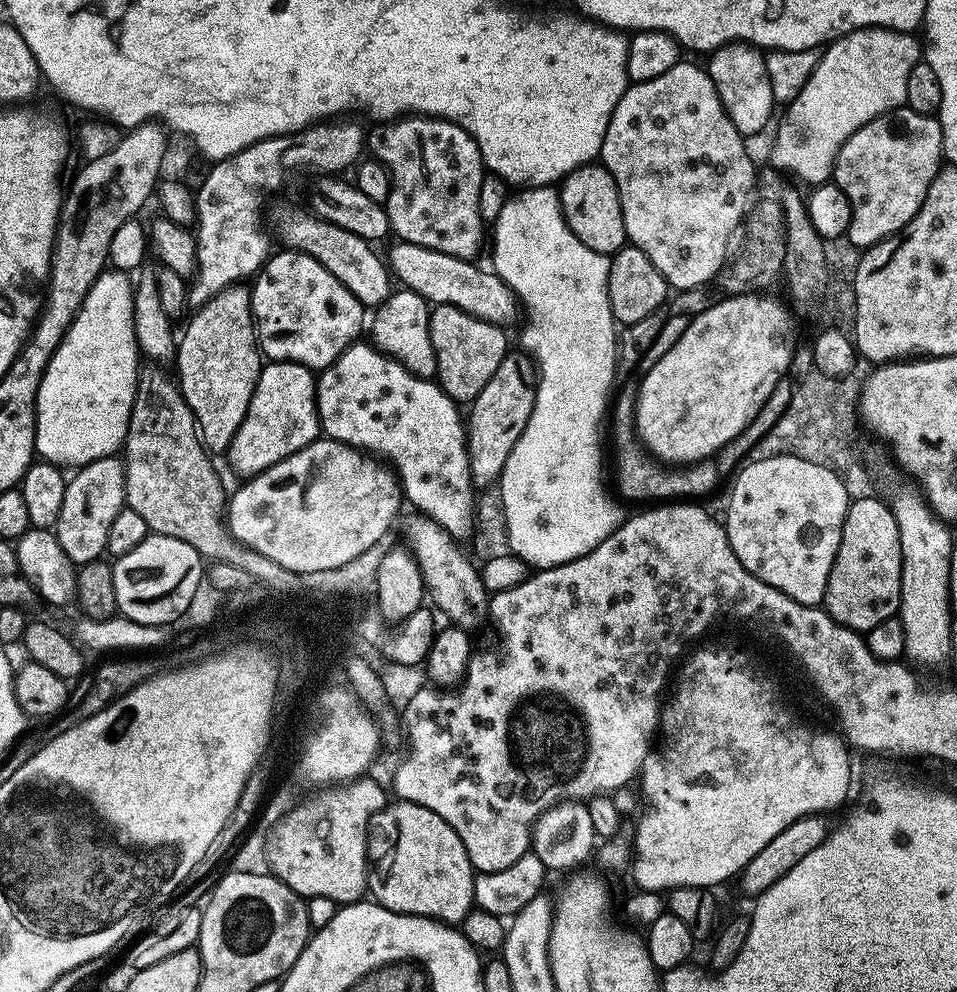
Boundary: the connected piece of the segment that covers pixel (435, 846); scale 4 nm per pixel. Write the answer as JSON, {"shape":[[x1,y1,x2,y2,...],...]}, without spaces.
{"shape":[[397,799,396,804,385,803,384,809,372,815,368,825,368,887,372,892,371,899,388,908,391,912,401,912,407,916,425,916,438,920,441,924,460,926,469,911,474,907,475,880,470,858,466,854,466,846,462,846,462,838,454,834,454,830,434,810,426,810,426,806,418,806,409,800]]}

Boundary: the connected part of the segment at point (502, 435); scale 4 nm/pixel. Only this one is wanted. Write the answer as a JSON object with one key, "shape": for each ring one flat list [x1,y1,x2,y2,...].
{"shape":[[512,350,502,358,502,366,494,370,494,378,482,386,482,394,471,401,472,413,466,416,466,447,472,483,477,489,499,481,506,458,510,458,510,450,514,450,514,442,522,438,522,430,526,430,526,422,530,422,537,380,538,369,532,357,523,351]]}

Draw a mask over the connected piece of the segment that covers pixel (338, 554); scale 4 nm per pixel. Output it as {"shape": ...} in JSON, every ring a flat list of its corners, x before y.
{"shape":[[318,438,313,444,307,444,302,450,290,454,282,462,270,466,264,472,259,472,257,476,245,479,244,484,236,493,231,493,226,504,226,521,228,531,238,542,249,547,250,550,257,551,258,554,265,555,270,561,276,562,278,566,286,570,296,572,308,572,318,570,334,570,338,566,343,566,351,559,358,557,364,550,369,549,378,538,396,523,396,512,392,509,392,495,398,492,398,477,387,463,381,462,375,455,365,454,359,448,351,448,348,444,343,444,337,440]]}

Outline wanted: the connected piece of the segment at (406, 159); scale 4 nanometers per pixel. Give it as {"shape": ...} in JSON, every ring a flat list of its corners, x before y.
{"shape":[[397,118,391,122,380,122,375,125,376,129,373,132,369,131,366,136,366,144,370,149,371,155,380,163,388,165,388,171,392,174,392,189,388,195,387,210,388,210,388,226,393,233,397,232,399,239,406,244,417,244,423,248,430,250,438,250,442,254,450,254,457,256,463,260,472,260,480,252,480,247,485,247,486,232,484,236,484,228,486,228,486,221,480,217,480,210,478,208,478,190,482,186,482,178,486,175,484,166,484,159,478,150,476,140,470,138,470,134,466,134,466,130,462,130,462,126,451,124,449,120,442,120,439,118]]}

